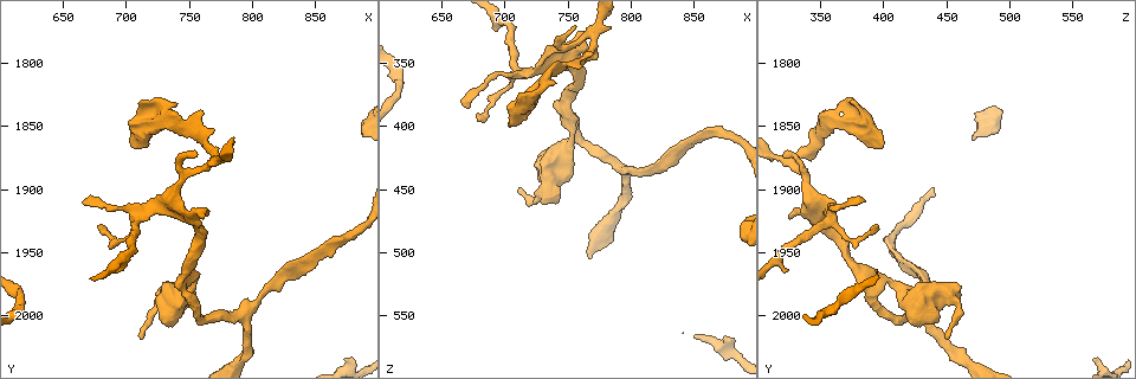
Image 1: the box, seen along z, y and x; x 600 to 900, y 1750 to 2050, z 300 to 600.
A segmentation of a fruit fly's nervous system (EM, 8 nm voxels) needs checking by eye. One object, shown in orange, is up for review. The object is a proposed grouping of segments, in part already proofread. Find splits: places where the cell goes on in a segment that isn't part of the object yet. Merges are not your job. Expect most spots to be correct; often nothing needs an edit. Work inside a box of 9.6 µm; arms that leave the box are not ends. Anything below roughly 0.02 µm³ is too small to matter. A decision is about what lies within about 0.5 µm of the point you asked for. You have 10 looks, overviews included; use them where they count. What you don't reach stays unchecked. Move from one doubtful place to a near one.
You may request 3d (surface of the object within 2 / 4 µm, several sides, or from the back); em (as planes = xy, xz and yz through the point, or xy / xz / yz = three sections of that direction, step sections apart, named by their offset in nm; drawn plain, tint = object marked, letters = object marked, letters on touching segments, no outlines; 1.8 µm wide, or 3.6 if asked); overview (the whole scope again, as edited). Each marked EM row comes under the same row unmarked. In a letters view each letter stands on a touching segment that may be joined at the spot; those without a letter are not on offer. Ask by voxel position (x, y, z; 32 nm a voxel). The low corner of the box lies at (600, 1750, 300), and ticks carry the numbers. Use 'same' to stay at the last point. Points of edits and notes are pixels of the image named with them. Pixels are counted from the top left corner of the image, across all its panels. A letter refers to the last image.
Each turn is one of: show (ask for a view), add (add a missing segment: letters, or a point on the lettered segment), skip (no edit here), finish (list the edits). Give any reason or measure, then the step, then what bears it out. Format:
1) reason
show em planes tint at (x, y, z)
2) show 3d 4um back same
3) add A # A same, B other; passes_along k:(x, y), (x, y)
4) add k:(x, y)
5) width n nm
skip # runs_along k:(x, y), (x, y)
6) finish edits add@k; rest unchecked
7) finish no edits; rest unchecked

tapers out
show 3d 2um at (712, 2016, 450)

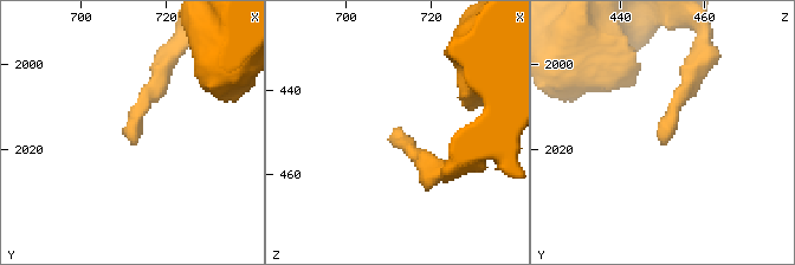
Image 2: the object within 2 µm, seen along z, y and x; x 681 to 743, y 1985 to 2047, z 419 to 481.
need the tissue
show em 3.6um xy step 16 letters at (714, 2018, 450)

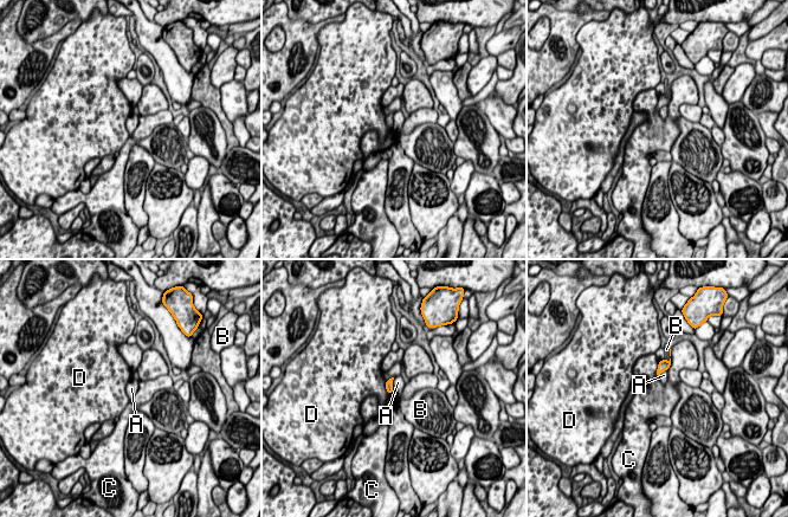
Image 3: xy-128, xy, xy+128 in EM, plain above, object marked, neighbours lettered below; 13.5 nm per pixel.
skip # A other, B other, C other, D other; border 3:(394, 377), (391, 393); none of them fits

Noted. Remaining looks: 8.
branch stops here
show em planes letters at (742, 1978, 380)

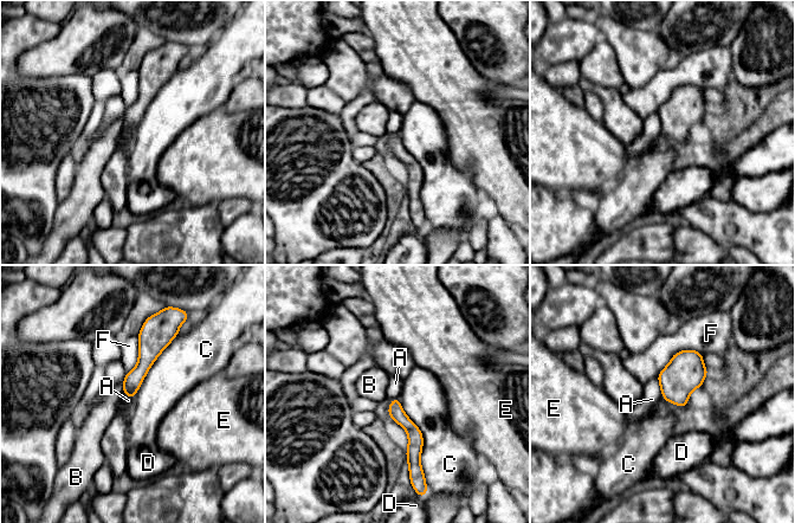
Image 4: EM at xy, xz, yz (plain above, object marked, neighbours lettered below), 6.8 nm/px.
longest_contact C 550 nm
skip # A other, B other, C other, D other, E other, F other; runs_along 4:(394, 401), (414, 433), (415, 466); none of them fits

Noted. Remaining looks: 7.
three arms meet
show em xz step 8 tint at (792, 1998, 432)

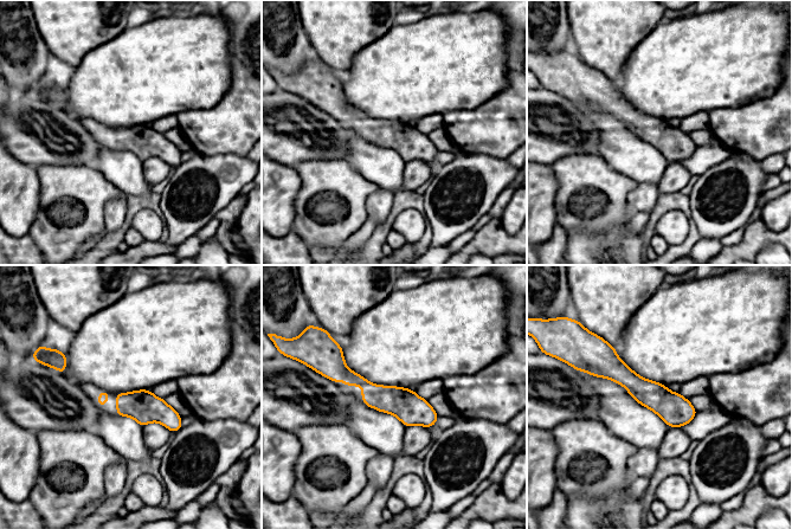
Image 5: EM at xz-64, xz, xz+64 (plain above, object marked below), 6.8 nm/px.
cut it another way
show em planes tint same

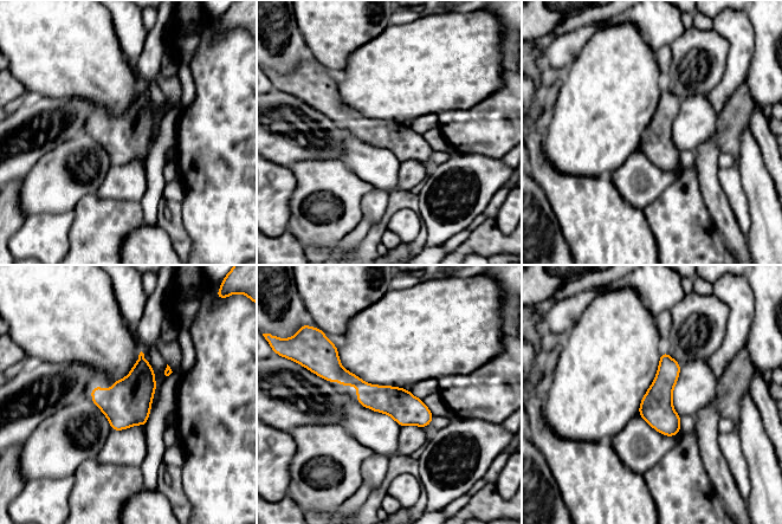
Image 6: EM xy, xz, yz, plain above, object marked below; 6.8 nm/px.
show em planes letters same

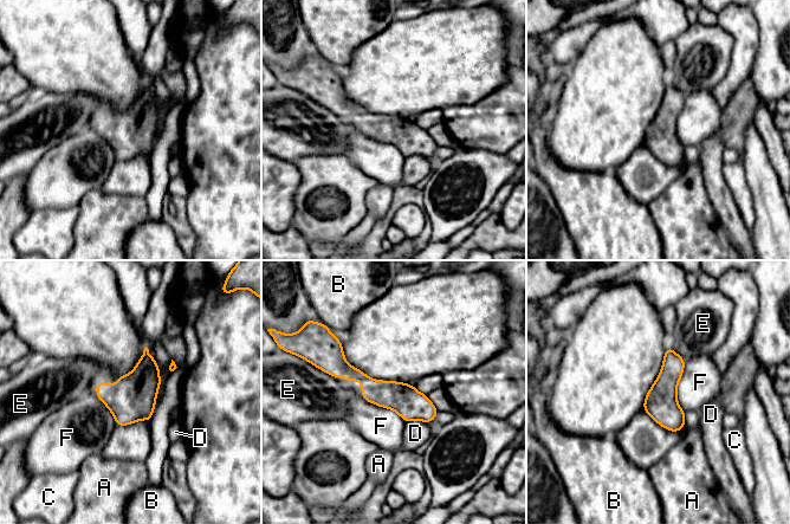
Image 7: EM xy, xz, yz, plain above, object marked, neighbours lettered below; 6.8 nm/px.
width 220 nm
skip # A other, B other, C other, D other, E other, F other; no lettered segment goes on from it

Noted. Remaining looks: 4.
an open end
show em 3.6um yz step 16 tint at (760, 1922, 324)

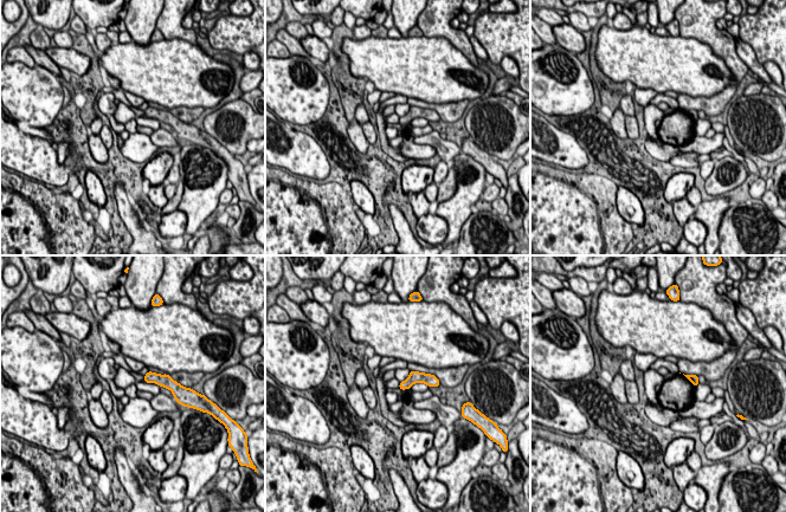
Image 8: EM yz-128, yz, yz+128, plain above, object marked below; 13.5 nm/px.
show em 3.6um planes letters same

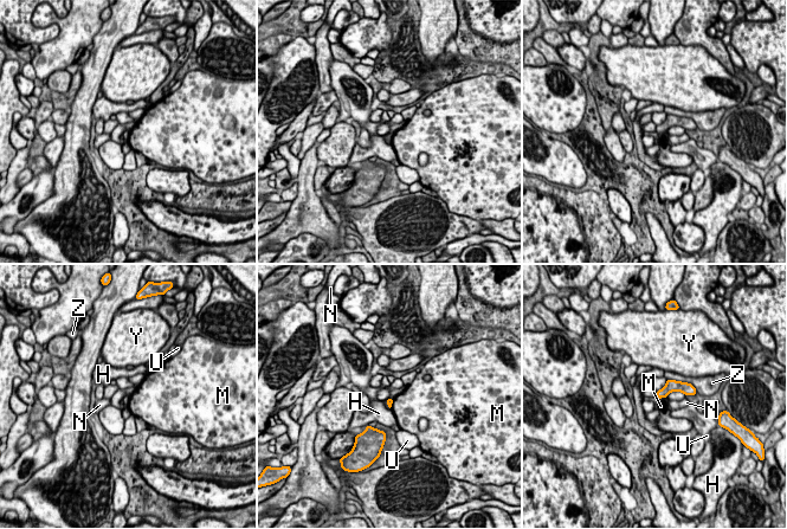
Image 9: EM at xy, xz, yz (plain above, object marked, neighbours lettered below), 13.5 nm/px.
longest_contact Z 420 nm
skip # H other, M other, N other, U other, Y other, Z other; border 9:(394, 399), (389, 407); none of them fits

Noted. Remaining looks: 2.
finish no edits; rest unchecked

